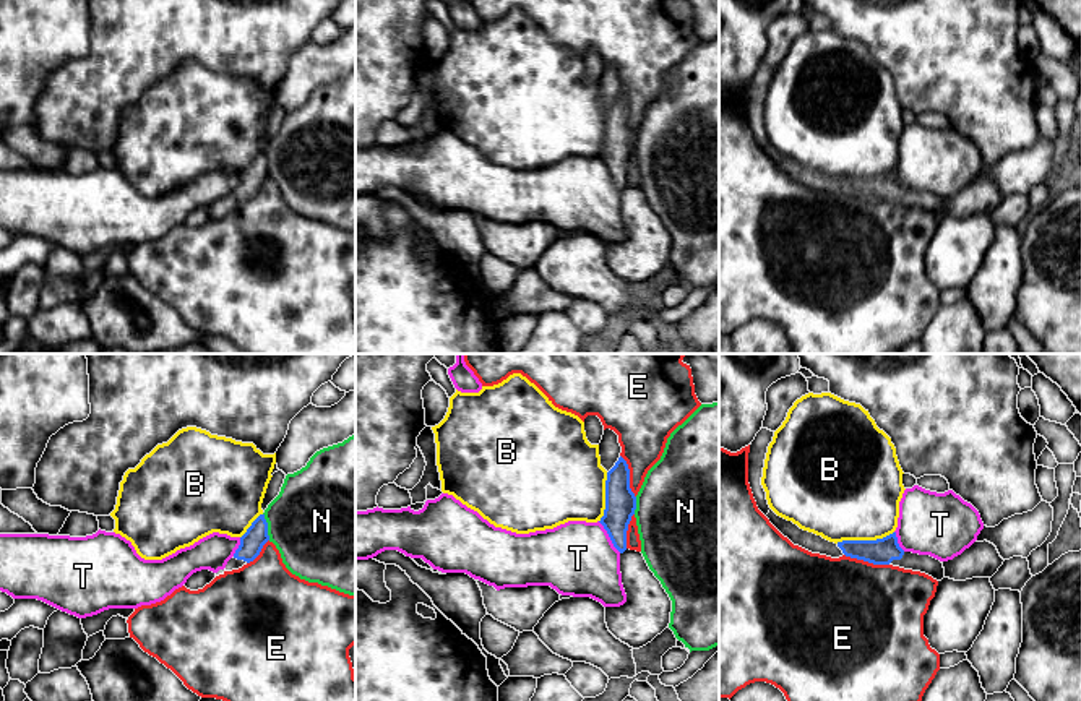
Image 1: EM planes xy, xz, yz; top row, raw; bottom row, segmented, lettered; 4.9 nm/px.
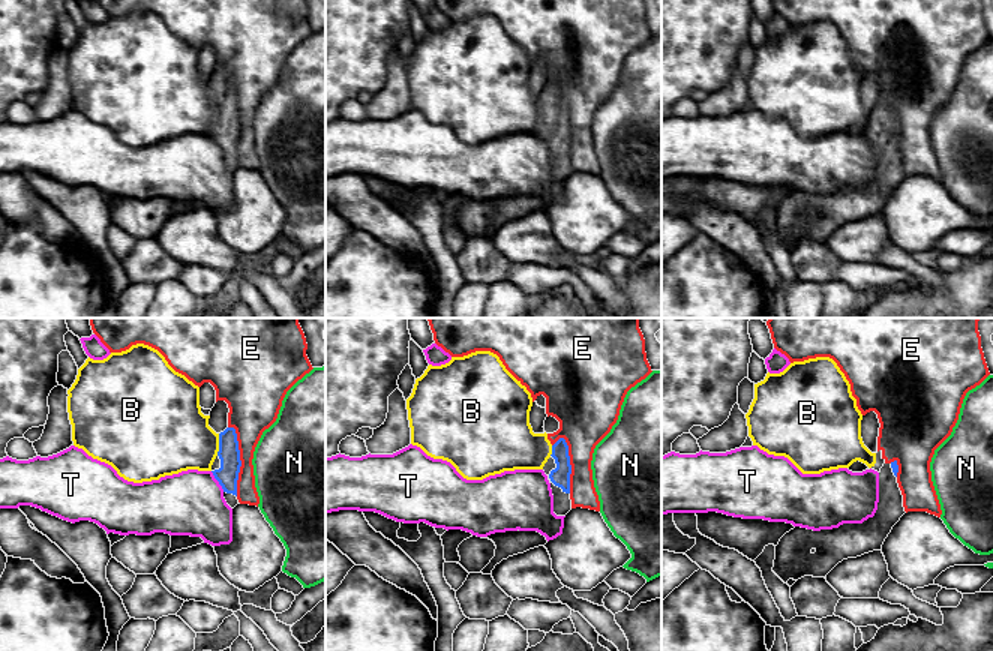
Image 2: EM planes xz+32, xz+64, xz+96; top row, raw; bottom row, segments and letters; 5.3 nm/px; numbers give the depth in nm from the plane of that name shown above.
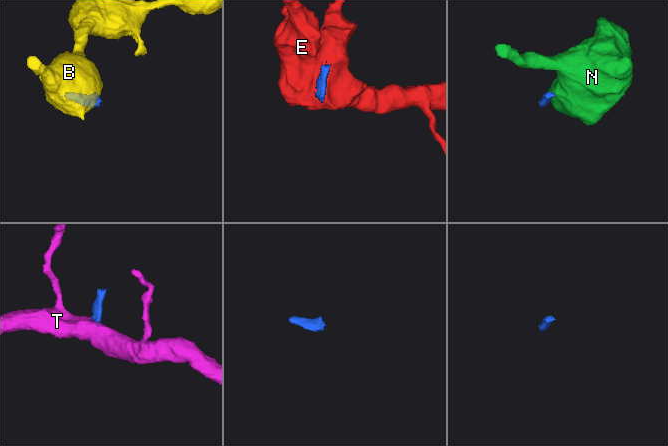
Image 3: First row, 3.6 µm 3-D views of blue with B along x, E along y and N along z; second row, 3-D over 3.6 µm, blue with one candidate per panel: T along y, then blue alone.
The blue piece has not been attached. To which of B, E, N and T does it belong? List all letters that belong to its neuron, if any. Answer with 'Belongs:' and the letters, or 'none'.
Belongs: none

